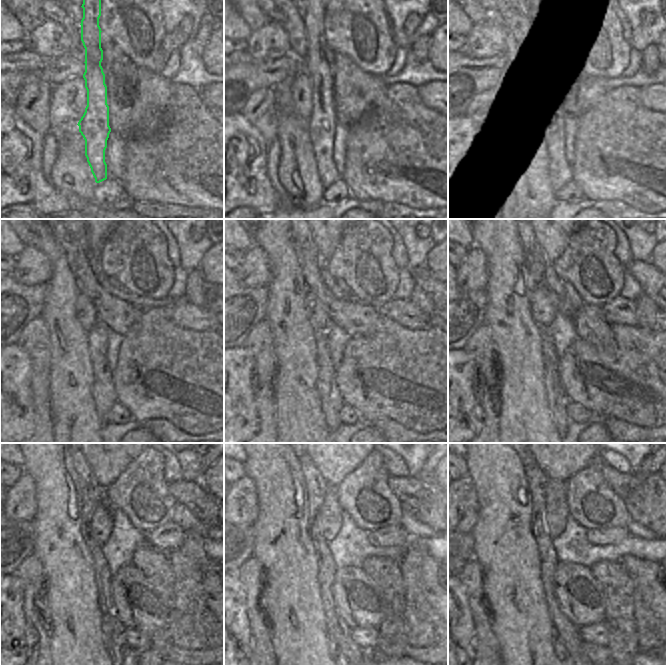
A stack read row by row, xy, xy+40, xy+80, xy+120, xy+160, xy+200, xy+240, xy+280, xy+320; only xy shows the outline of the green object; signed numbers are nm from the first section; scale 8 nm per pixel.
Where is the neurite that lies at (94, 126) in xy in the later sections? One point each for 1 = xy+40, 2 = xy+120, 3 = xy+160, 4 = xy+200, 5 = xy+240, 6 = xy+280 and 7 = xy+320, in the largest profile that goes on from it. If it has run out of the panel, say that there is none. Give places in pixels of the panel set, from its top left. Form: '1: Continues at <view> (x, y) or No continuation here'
1: Continues at xy+40 (322, 121)
2: Continues at xy+120 (104, 395)
3: Continues at xy+160 (331, 401)
4: Continues at xy+200 (557, 401)
5: Continues at xy+240 (112, 645)
6: Continues at xy+280 (332, 644)
7: Continues at xy+320 (557, 645).

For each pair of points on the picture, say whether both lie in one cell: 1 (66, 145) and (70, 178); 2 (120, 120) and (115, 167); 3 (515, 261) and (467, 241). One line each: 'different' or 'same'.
1: same
2: different
3: different

